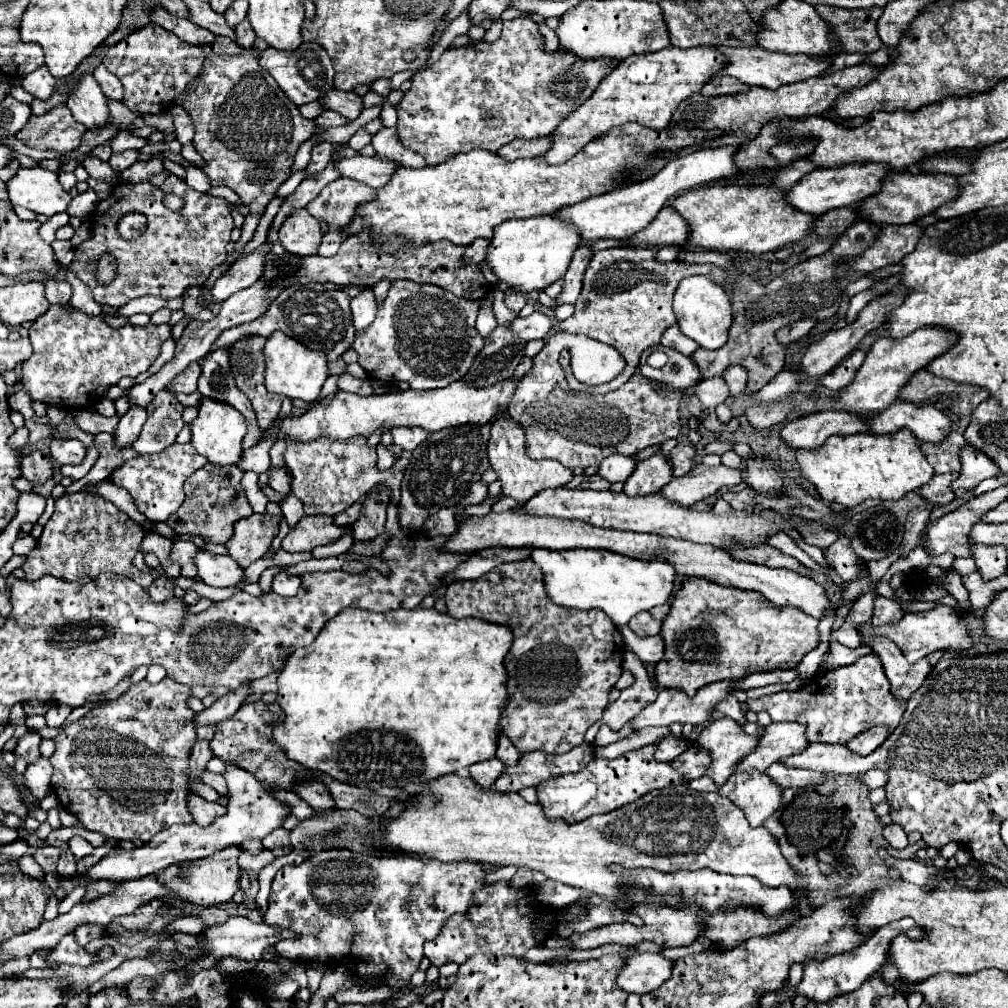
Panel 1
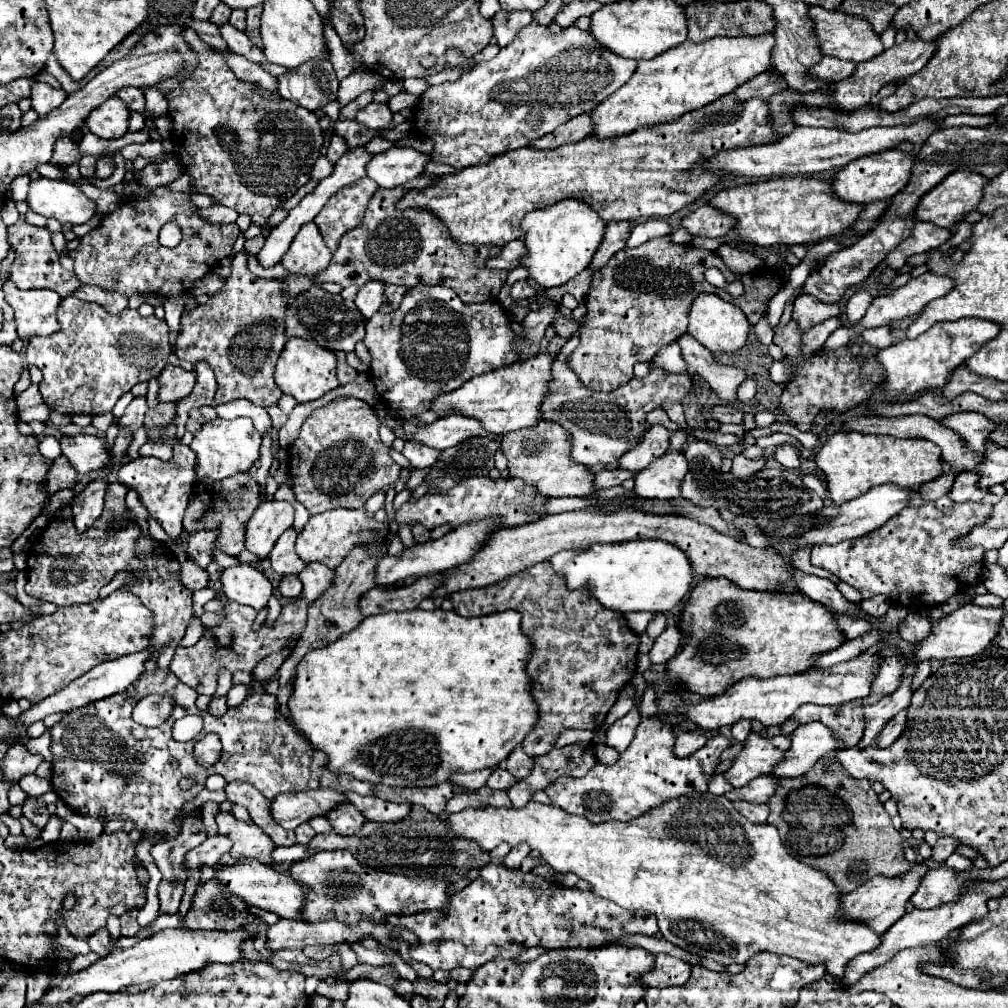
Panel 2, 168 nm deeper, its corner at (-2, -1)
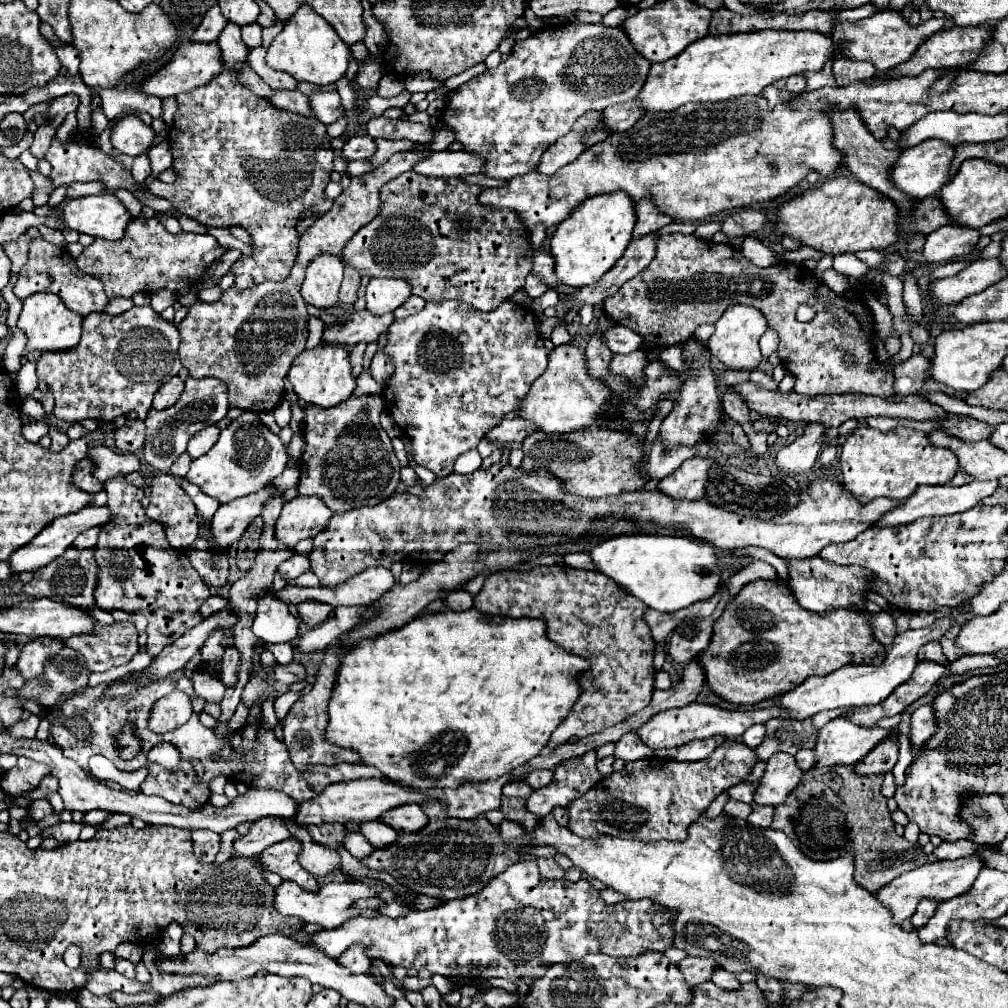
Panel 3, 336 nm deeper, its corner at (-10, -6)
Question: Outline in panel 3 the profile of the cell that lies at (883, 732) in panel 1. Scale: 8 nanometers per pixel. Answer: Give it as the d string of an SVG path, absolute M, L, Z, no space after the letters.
M920 706L912 714L912 742L922 744L936 732L936 718L932 706Z

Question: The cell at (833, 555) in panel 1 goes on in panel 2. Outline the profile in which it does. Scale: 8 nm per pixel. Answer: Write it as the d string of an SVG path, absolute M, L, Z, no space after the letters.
M934 503L906 507L884 527L864 537L812 547L812 565L828 569L838 579L858 589L864 599L884 593L906 607L932 607L928 603L944 603L958 591L958 587L962 589L980 579L984 549L960 549L954 547L954 541L966 535L972 527L984 523L990 509L990 505L982 503L954 503L950 513L940 513Z

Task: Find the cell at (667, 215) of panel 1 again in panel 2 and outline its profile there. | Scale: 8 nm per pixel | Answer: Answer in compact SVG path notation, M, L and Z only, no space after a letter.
M708 205L682 217L682 229L686 229L694 237L724 237L732 229L732 225L734 221L730 217L716 213L716 209Z

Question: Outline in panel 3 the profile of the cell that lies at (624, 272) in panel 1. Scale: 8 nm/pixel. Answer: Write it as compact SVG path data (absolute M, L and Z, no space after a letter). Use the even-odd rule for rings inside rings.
M664 234L658 240L658 252L650 266L604 300L604 312L612 322L644 336L640 350L612 358L610 372L626 376L636 384L644 382L642 370L648 364L648 352L658 352L676 342L688 342L700 324L714 324L734 304L754 306L766 316L768 326L778 334L778 358L796 378L794 390L798 394L858 392L880 398L894 396L892 374L876 368L878 358L872 350L874 318L866 306L864 290L854 290L852 296L840 296L800 264L782 262L760 268L748 262L740 248L686 234ZM800 304L816 308L812 322L802 324L796 320L796 308ZM844 356L852 356L854 364L848 366Z

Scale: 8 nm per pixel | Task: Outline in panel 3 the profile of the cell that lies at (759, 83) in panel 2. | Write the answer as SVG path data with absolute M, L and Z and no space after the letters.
M790 76L790 78L782 78L780 82L776 82L776 86L780 90L788 90L792 94L802 94L806 88L806 78L804 76Z

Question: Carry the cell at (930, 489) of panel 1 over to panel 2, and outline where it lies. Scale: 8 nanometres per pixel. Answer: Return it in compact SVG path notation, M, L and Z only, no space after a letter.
M958 473L954 479L954 485L948 493L948 497L954 503L966 503L966 501L982 501L984 496L988 493L987 489L976 487L978 481L978 473Z

